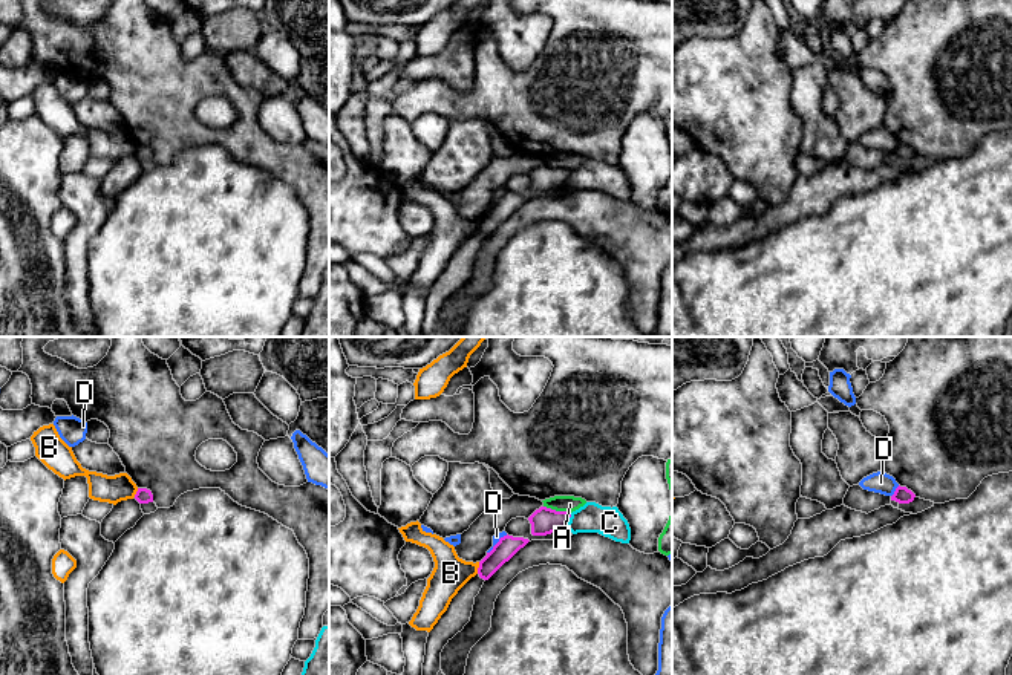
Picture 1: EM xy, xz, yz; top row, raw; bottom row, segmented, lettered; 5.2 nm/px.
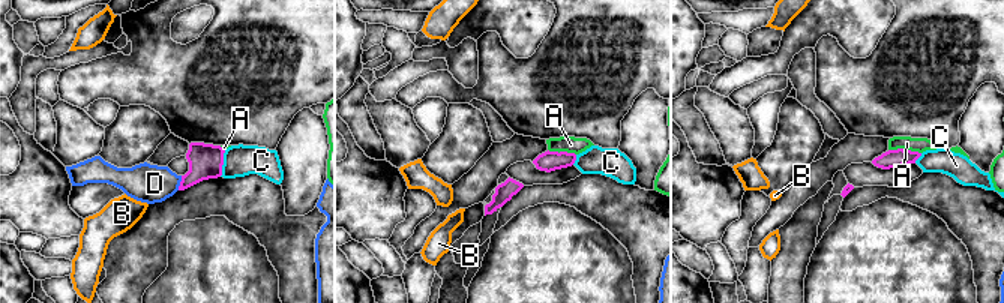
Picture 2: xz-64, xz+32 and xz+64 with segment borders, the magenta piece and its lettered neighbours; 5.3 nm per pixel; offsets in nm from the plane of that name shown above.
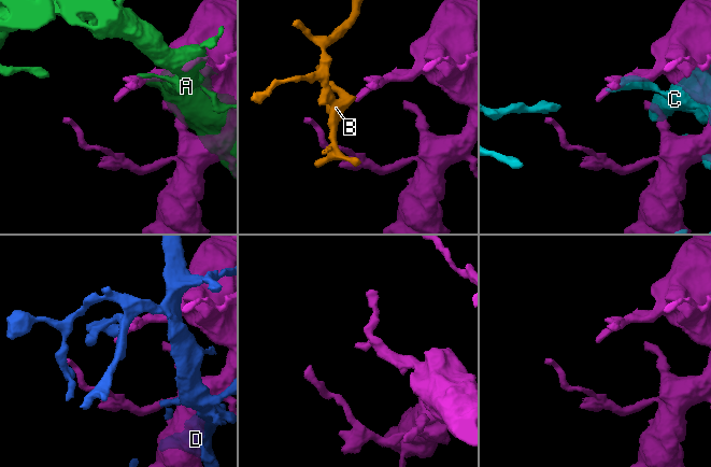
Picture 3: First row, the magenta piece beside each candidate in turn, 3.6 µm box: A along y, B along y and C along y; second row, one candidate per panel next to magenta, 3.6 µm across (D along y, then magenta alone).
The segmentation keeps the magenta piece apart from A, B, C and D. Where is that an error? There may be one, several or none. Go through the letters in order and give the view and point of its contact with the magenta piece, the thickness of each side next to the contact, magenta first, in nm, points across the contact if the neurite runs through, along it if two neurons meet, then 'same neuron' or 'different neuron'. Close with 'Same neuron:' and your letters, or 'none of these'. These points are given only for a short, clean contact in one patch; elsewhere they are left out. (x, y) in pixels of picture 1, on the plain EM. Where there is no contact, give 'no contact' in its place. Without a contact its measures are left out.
A: contact xz (558, 169); calibres 140 and 90 nm; different neuron
B: contact xz (478, 225); calibres 110 and 190 nm; border xz (479, 219), (476, 230); different neuron
C: contact xz (568, 178); calibres 140 and 160 nm; different neuron
D: contact yz (894, 149); calibres 90 and 110 nm; different neuron
Same neuron: none of these

